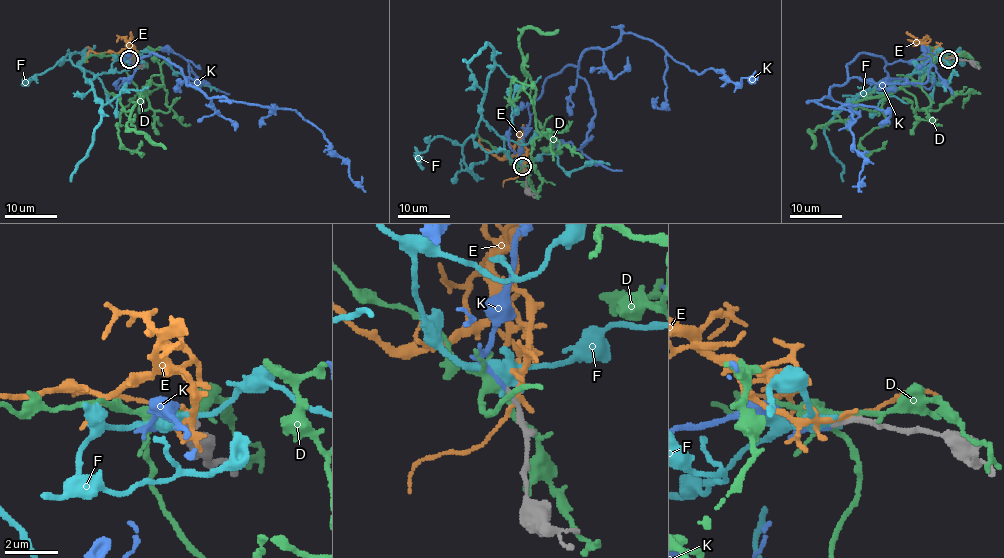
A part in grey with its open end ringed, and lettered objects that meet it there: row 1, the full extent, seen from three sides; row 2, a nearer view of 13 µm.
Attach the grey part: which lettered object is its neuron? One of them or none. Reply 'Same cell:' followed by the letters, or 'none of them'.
Same cell: K

